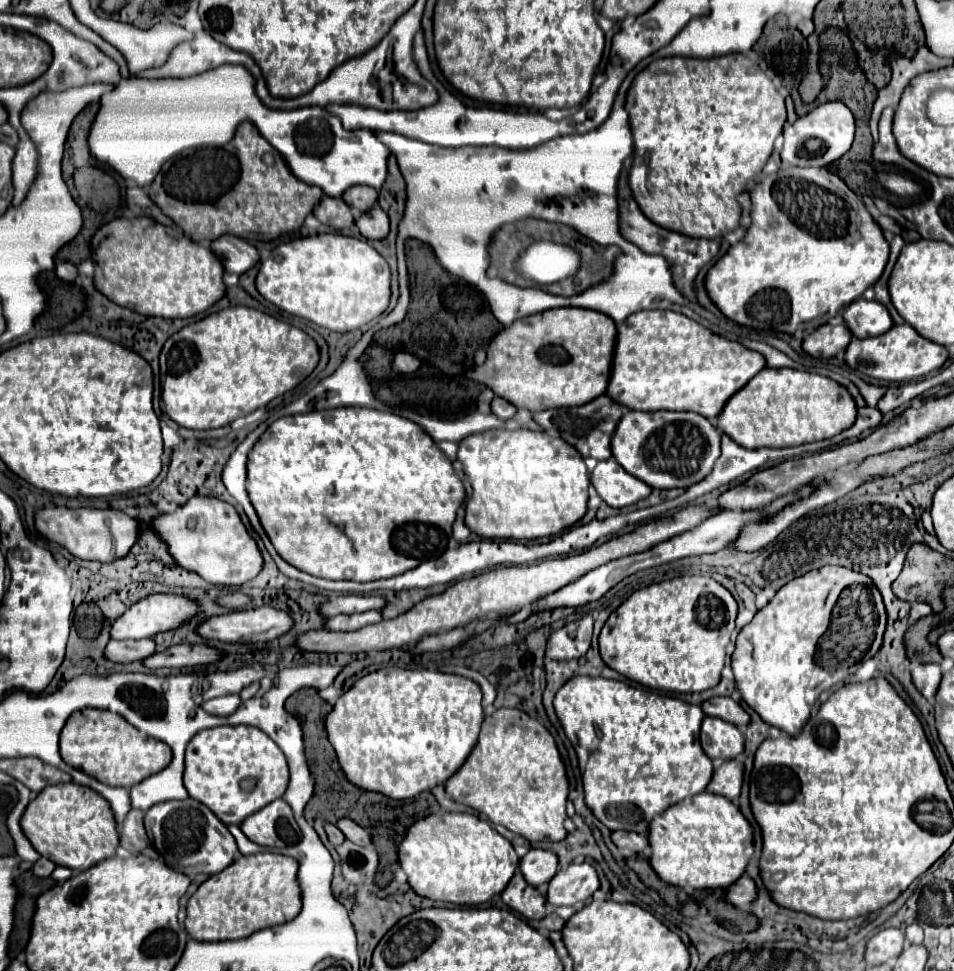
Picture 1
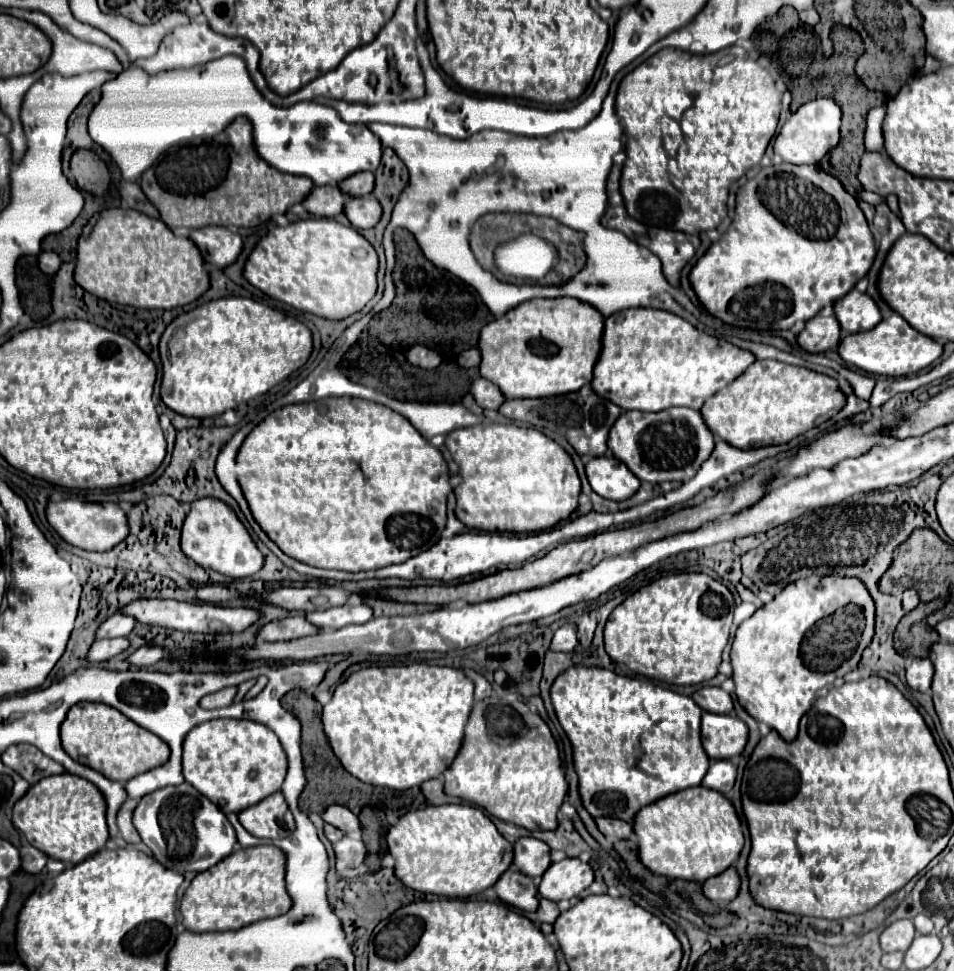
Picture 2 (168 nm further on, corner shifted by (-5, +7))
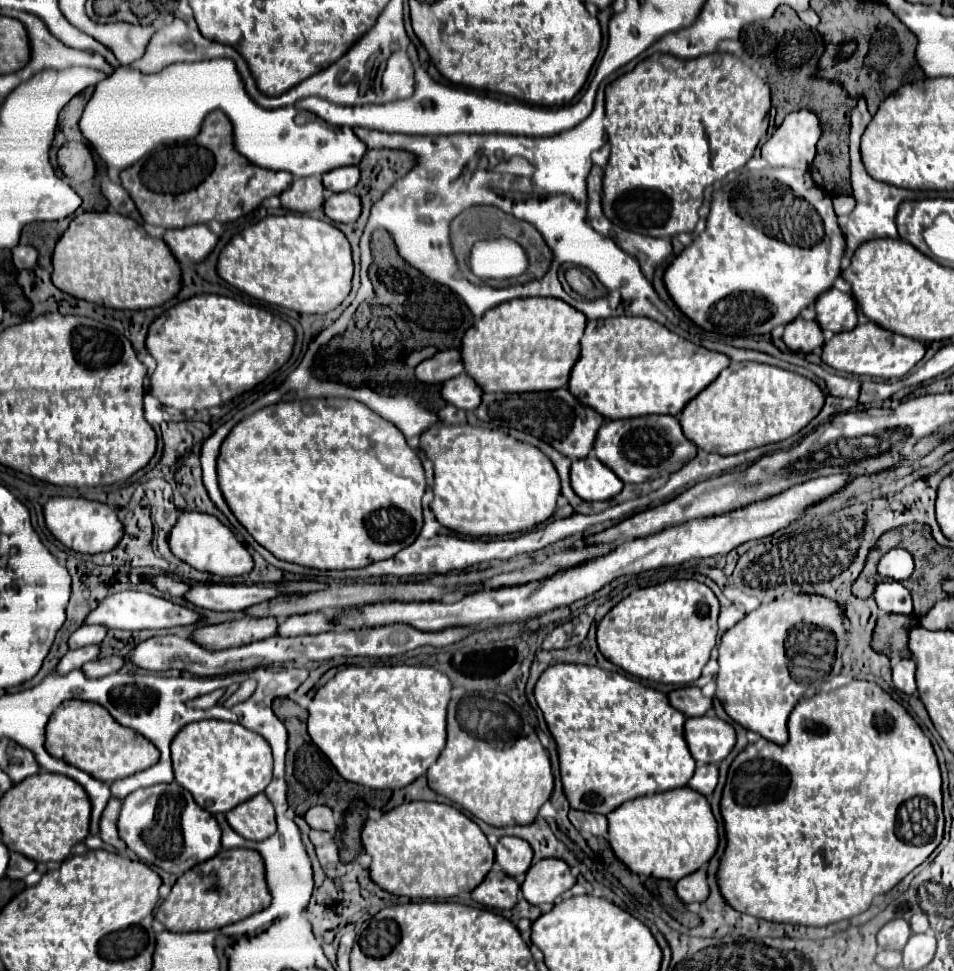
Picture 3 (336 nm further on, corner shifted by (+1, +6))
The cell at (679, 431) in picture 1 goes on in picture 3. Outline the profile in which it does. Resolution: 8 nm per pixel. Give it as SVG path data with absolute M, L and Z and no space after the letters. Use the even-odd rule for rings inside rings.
M640 416L632 420L608 420L600 426L594 444L596 458L608 466L624 484L640 484L658 476L678 472L698 448L686 440L680 422L674 416Z

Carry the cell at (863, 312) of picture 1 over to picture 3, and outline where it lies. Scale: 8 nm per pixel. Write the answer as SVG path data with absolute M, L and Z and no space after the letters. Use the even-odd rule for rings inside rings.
M841 276L828 292L816 300L816 322L828 332L846 332L858 324L858 308L852 300L851 286Z

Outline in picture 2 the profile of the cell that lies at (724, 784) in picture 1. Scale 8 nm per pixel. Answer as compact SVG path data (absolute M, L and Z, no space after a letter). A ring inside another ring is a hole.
M716 759L712 761L706 777L702 779L702 785L714 791L722 791L724 795L728 795L736 783L736 763L730 759Z

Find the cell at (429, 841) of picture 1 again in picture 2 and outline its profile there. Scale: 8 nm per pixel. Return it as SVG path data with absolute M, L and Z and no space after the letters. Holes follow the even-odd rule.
M440 805L440 807L424 807L424 809L416 809L416 811L410 811L406 815L400 817L400 821L390 827L388 835L386 835L386 841L388 841L388 849L390 849L390 855L396 859L396 877L410 889L416 889L416 891L424 891L424 893L438 893L438 895L474 895L474 893L480 893L488 887L492 887L496 883L496 879L502 877L502 871L506 871L512 863L514 863L514 855L512 855L512 843L508 843L500 831L496 829L496 825L476 807L472 805Z

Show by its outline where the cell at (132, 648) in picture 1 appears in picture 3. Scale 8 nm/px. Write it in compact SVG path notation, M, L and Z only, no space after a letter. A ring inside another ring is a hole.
M86 646L86 648L80 648L80 650L70 650L70 652L66 652L66 656L56 664L54 674L66 674L66 672L70 672L70 670L76 670L76 668L80 668L84 662L98 658L98 652L100 652L98 646Z

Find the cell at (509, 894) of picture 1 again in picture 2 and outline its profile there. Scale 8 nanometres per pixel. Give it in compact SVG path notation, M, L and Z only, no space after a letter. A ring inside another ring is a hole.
M510 867L494 885L498 897L514 907L520 907L524 911L536 911L538 909L538 887L534 881L524 875L522 871Z

